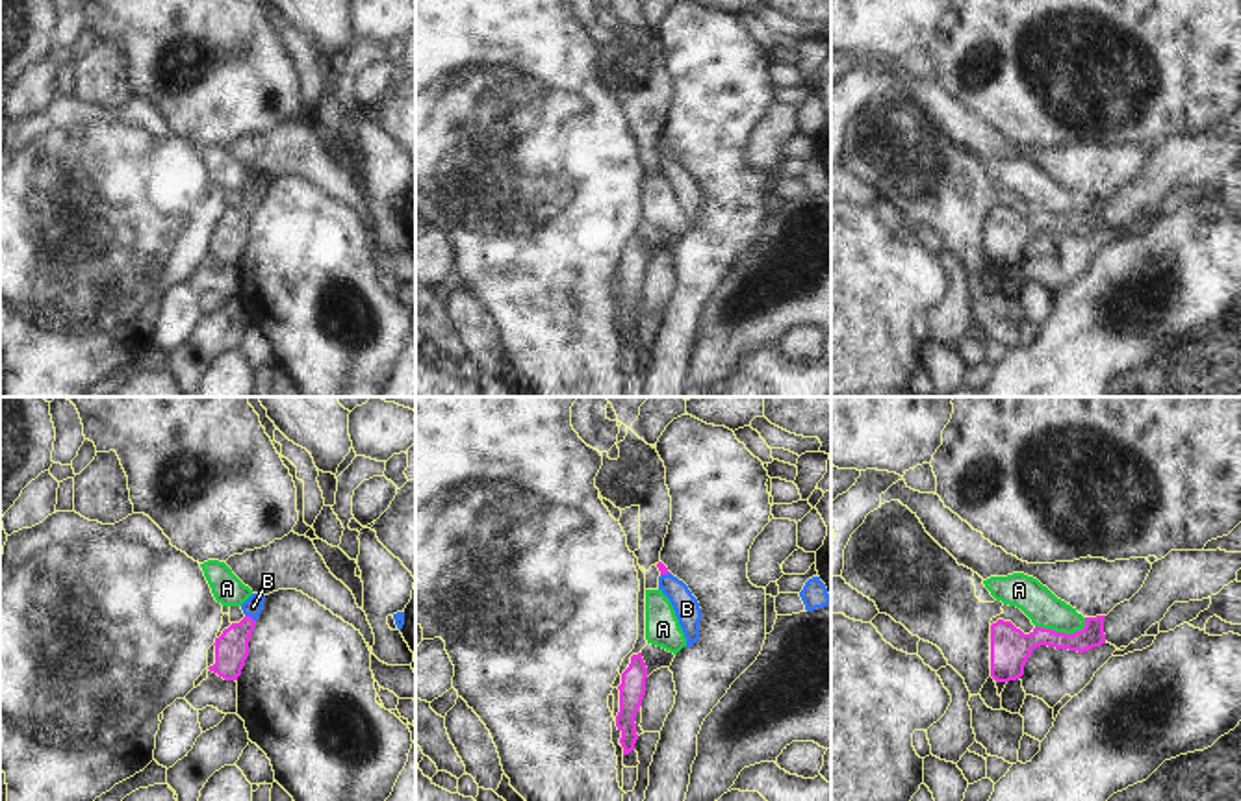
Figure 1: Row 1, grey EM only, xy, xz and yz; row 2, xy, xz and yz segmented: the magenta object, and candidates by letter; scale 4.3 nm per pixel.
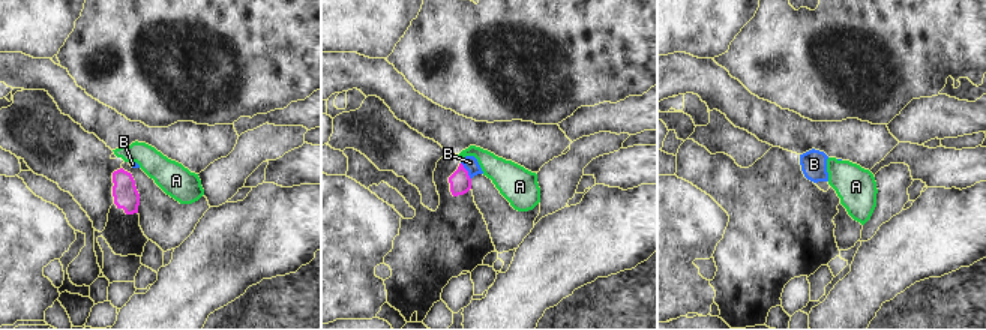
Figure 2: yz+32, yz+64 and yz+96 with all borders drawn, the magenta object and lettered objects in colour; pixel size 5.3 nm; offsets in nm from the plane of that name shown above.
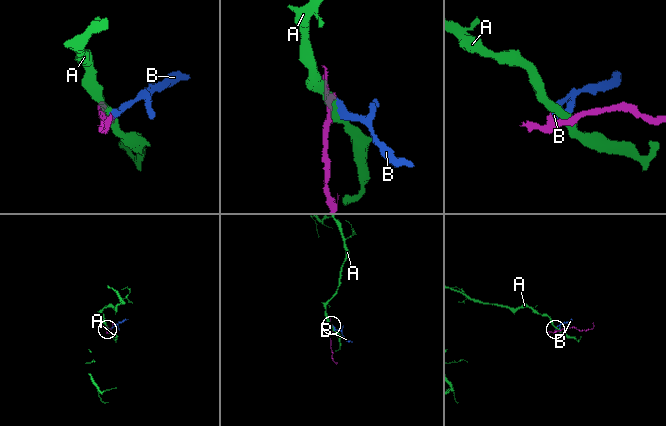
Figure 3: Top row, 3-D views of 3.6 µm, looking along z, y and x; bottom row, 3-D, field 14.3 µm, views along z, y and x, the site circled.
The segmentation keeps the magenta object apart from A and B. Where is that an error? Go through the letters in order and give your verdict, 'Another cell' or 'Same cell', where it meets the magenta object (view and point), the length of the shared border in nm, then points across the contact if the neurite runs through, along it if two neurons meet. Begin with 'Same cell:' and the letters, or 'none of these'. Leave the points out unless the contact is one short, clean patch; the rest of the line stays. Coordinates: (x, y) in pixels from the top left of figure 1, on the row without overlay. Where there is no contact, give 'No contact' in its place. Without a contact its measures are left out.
Same cell: B
A: Another cell. Touches magenta at yz (1063, 217). Shared border 220 nm. Boundary: yz (1086, 203), (1086, 208), (1073, 217), (1056, 217), (1036, 210)
B: Same cell. Touches magenta at xy (251, 203). Shared border 60 nm. Path across: xy (232, 230), (251, 203), (253, 191)

